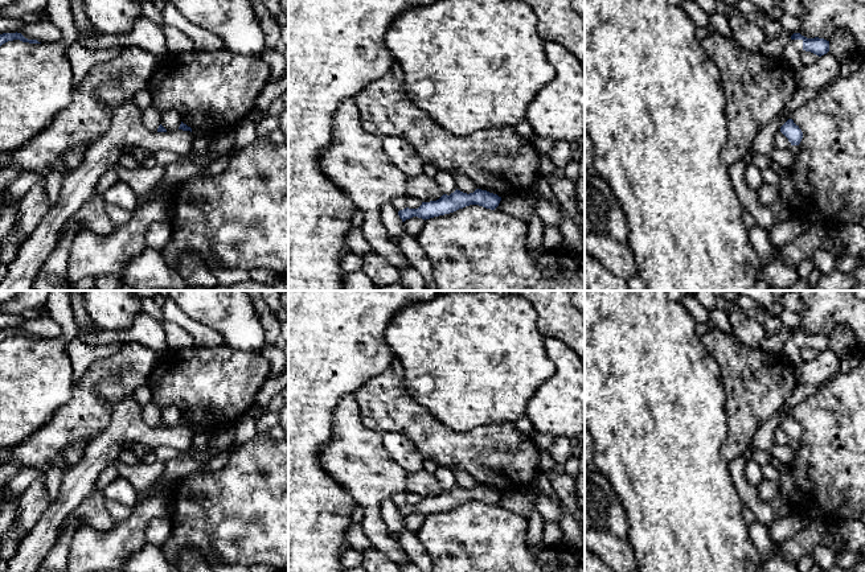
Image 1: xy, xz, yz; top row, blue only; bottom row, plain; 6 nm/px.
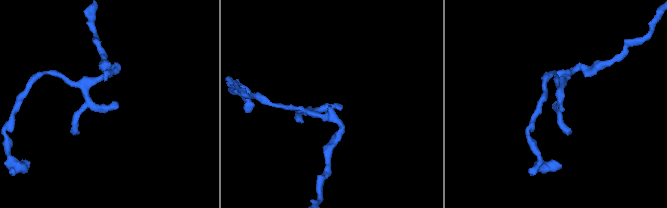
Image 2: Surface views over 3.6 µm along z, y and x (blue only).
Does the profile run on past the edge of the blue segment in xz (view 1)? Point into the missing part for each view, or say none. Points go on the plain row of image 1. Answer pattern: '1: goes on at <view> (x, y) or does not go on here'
1: does not go on here

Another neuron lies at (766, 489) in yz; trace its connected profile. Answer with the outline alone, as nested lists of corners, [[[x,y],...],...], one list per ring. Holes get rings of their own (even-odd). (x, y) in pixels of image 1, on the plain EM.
[[[763,480],[758,486],[758,494],[762,501],[770,501],[774,494],[779,490],[779,483]]]

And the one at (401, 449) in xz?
[[[401,433],[382,435],[382,445],[388,454],[409,474],[423,470],[425,457],[418,447]]]

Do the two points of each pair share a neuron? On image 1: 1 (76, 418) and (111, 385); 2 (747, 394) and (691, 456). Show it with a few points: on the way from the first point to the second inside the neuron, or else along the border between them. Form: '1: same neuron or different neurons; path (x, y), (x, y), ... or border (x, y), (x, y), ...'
1: same neuron; path (83, 407), (83, 400), (101, 385)
2: different neurons; border (724, 386), (726, 436), (720, 447)

